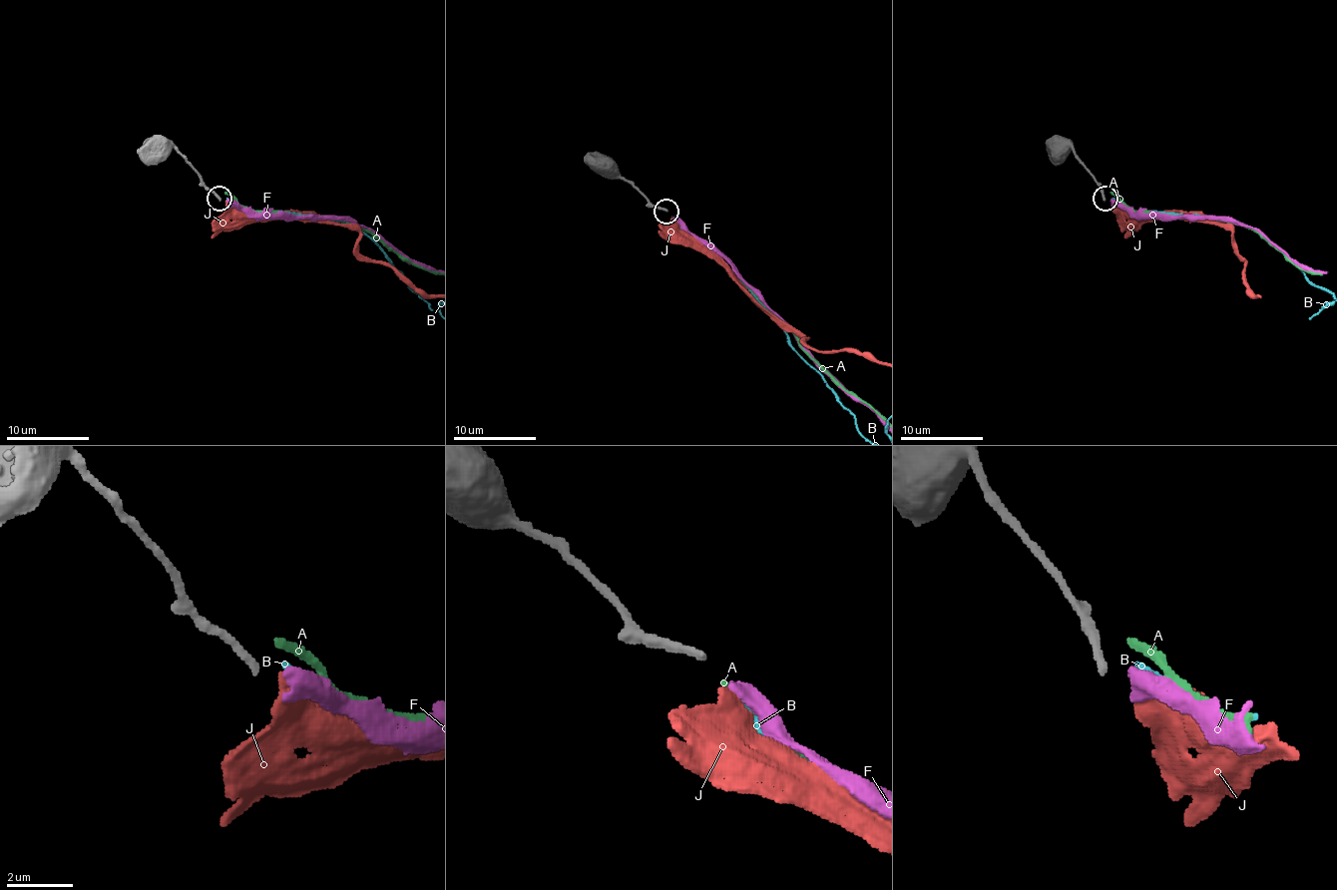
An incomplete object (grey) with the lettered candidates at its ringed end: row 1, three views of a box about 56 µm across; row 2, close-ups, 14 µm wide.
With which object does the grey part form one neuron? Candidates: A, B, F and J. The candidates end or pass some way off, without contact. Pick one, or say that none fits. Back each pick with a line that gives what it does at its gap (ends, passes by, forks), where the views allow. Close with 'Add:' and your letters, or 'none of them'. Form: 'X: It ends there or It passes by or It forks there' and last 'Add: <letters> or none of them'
Add: none of them

